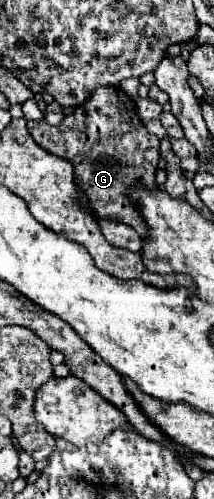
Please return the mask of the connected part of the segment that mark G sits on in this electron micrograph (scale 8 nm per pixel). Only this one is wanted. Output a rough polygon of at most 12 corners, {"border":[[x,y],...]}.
{"border":[[99,86],[33,140],[75,166],[83,206],[145,238],[129,202],[155,188],[159,140],[121,88]]}

